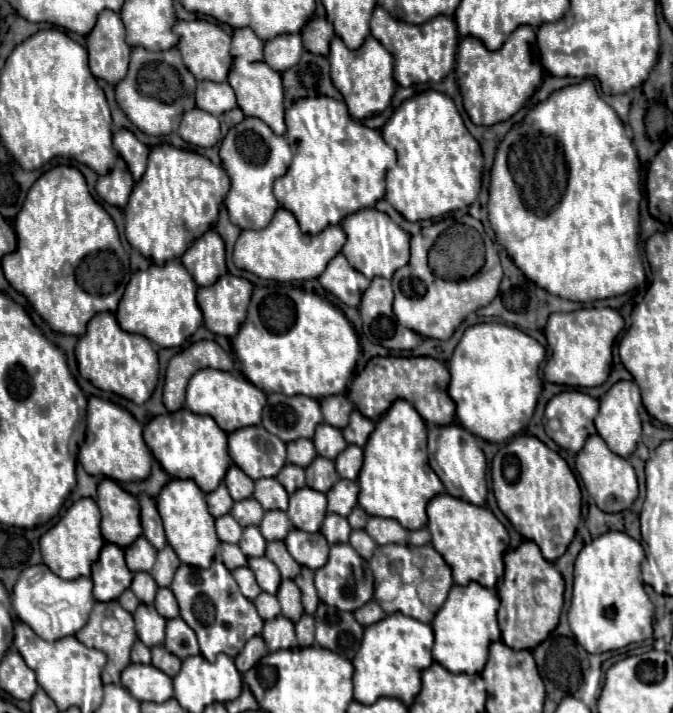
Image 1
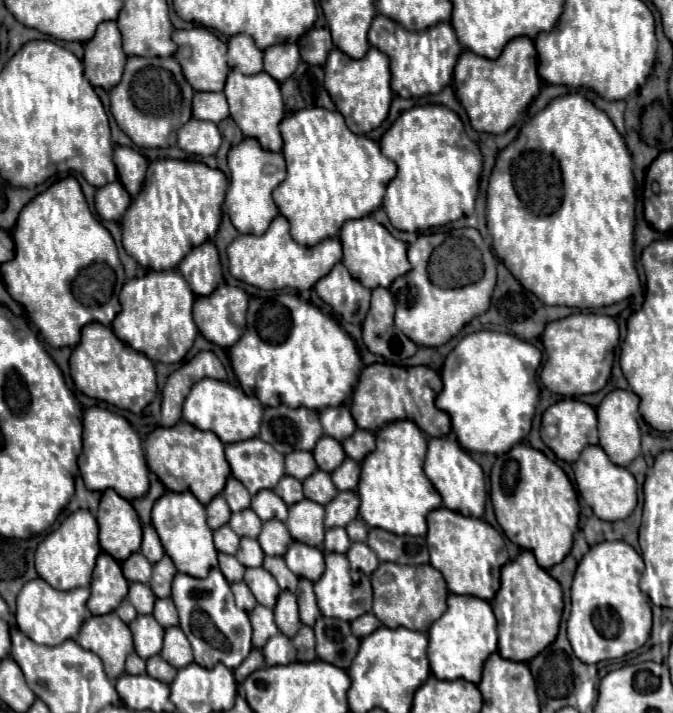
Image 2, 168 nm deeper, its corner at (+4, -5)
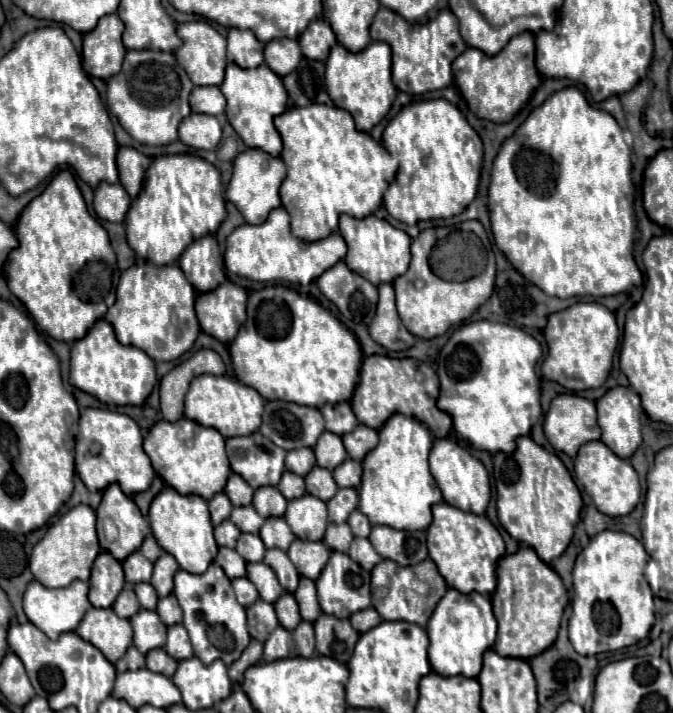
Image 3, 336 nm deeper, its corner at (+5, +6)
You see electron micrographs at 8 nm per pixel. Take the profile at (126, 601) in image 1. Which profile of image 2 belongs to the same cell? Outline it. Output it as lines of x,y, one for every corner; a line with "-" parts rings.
124,599
122,603
120,603
120,607
116,609
116,615
124,621
124,623
132,623
132,619
136,619
136,609
132,607
132,603
128,601
128,599

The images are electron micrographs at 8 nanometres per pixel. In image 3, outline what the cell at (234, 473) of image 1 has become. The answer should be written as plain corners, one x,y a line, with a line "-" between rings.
231,474
229,476
225,492
227,492
227,496
229,496
233,506
251,504
251,500
253,500
253,488
239,474

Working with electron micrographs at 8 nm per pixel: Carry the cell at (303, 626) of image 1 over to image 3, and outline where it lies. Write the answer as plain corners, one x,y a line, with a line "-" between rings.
301,622
293,630
293,640
295,640
295,652
297,656
311,658
315,654
315,634
313,634
313,624
311,622

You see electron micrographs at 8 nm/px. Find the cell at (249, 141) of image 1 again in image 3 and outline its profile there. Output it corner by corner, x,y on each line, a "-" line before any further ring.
247,148
233,162
233,176
227,186
225,198
237,206
237,210
249,224
263,224
269,212
281,206
279,184
283,182
283,176
285,176
285,164
279,156
271,156
259,148

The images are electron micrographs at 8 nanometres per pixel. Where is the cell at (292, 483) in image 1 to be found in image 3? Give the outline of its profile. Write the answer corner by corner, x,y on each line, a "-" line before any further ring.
289,470
283,472
277,488
279,488
279,492
283,492
283,496
287,500
299,498
299,496
305,494
305,482
303,482
303,478
297,476
297,474
293,474
293,472
289,472

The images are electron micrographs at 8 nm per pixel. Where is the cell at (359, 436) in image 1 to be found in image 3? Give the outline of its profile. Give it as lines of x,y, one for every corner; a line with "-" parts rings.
359,424
353,432
343,436
343,444
353,460
363,460
363,456
377,444
377,430

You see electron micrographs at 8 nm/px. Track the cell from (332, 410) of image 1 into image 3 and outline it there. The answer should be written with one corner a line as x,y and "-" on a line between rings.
337,402
337,404
325,404
321,408
323,418
325,418
325,430
335,432
339,436
351,432
351,428
357,426
355,414
351,412
349,402

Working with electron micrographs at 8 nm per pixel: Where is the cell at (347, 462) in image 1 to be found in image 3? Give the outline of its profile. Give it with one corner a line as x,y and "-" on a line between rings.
347,458
343,464
339,464
339,468
333,470
333,476
341,488
357,488
361,480
361,462

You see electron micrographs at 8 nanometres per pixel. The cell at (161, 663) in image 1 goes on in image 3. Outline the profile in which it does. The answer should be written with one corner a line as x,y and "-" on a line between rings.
157,648
157,650
147,652
147,668
151,672
159,672
159,674
165,674
171,678
175,674
177,660
171,658
163,648

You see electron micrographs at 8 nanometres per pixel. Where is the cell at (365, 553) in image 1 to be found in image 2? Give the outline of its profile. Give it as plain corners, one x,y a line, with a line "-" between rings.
352,543
346,555
352,567
356,567
356,571
364,571
364,575
372,575
372,571
376,571
376,567
380,565
376,553
366,543

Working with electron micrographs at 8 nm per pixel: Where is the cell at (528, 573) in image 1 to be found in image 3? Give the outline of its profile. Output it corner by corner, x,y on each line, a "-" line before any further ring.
519,548
515,554
507,554
497,563
497,586
491,595
491,603
499,622
499,632
493,646
495,652
501,656
529,660
556,640
563,608
567,604
567,590
559,574
531,548

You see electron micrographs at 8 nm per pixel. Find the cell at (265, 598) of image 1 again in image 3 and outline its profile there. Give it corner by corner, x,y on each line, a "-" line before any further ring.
261,598
255,604
251,604
247,608
247,626
249,626
251,638
255,638
259,642
265,642
267,636
279,626
273,604
269,604

